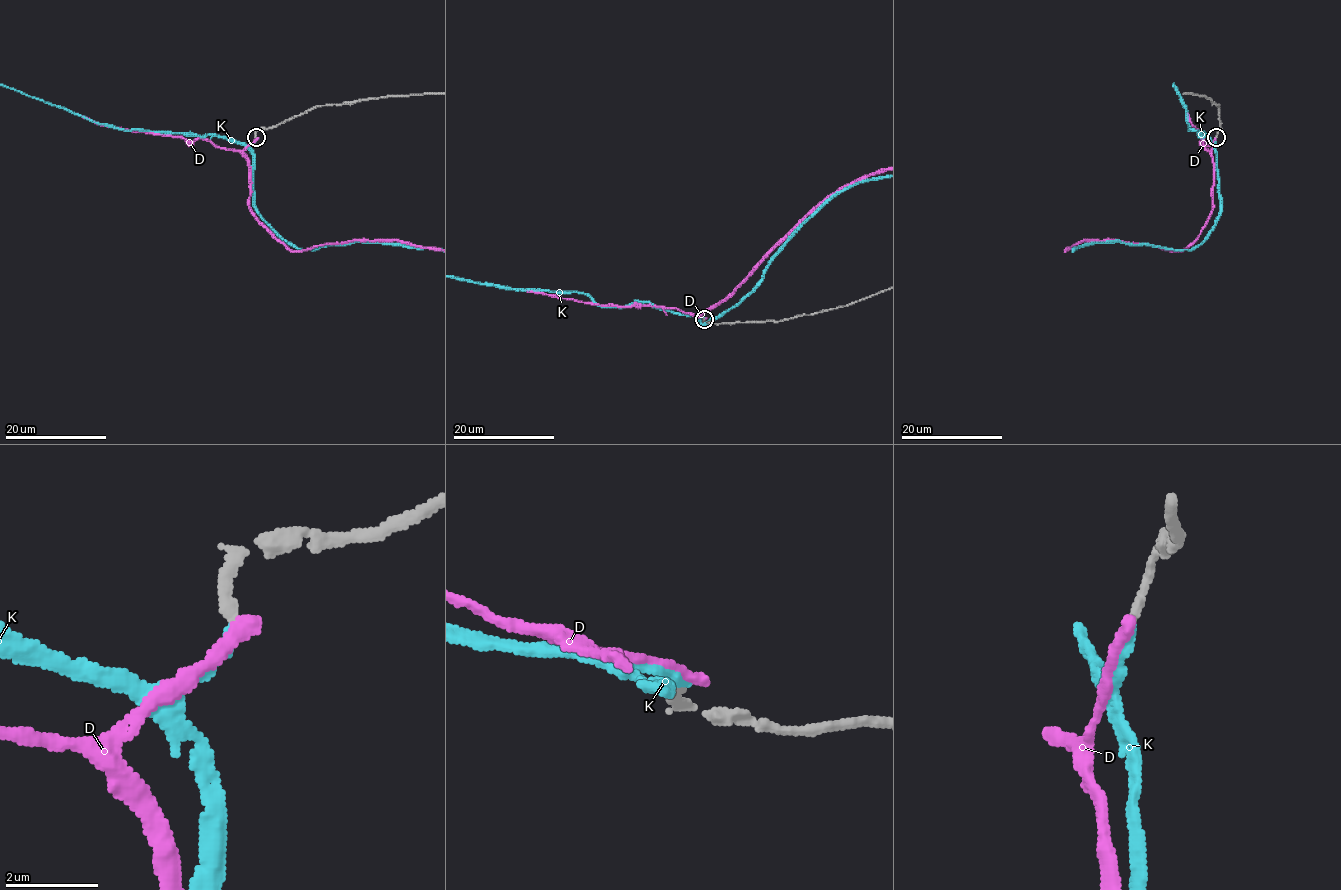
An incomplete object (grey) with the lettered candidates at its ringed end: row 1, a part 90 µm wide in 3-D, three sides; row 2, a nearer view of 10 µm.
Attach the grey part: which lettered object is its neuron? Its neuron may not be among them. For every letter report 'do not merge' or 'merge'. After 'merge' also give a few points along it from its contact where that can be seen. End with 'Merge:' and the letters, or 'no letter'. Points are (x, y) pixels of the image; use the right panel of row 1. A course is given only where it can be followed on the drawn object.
D: do not merge
K: merge
Merge: K

